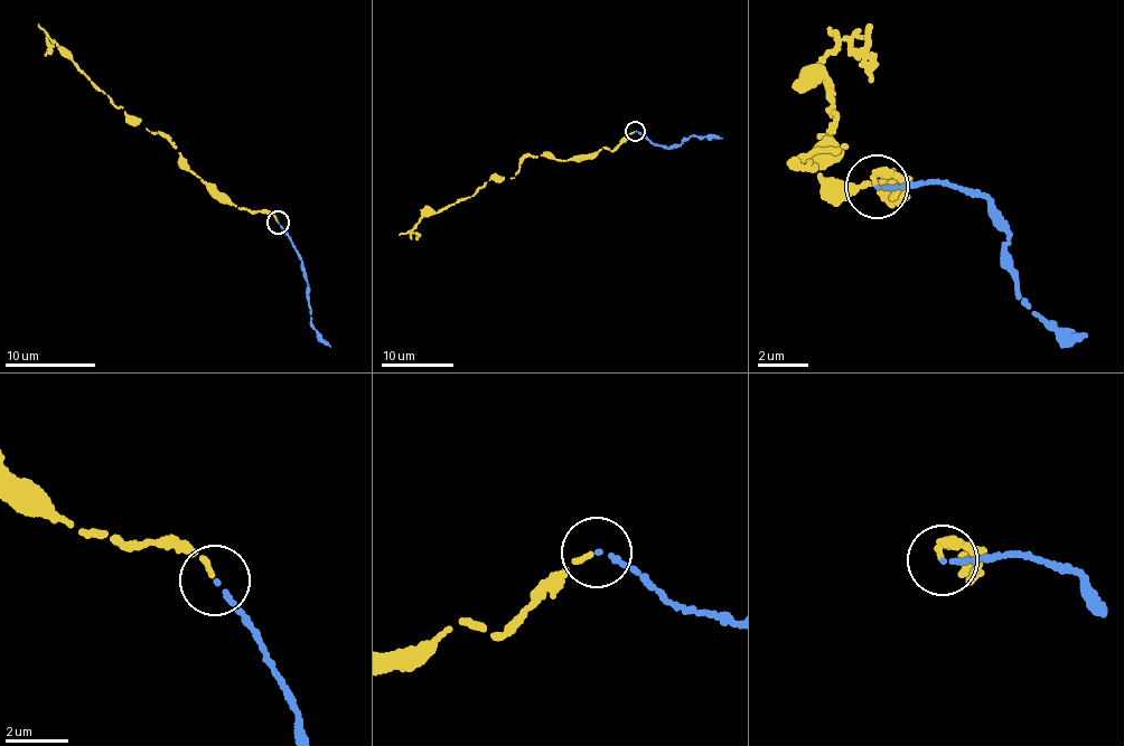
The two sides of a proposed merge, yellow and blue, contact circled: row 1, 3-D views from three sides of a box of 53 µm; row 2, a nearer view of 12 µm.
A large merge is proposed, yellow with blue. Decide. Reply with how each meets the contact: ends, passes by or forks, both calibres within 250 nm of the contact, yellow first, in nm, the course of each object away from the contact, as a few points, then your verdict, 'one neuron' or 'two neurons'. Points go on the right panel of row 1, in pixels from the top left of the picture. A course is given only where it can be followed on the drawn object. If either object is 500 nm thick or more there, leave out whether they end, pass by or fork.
yellow ends there; blue ends there; 140 nm thick on the yellow side, 140 nm on the other; yellow runs (877, 186), (906, 182), (895, 204), (795, 161), (846, 149), (820, 150), (839, 114), (816, 69), (869, 24); blue runs (877, 186), (934, 181), (985, 198), (1007, 235), (1014, 296), (1056, 329), (1086, 338); one neuron

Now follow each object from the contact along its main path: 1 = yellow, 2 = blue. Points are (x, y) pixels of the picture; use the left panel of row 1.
1: (277, 222), (221, 200), (186, 170), (168, 137), (130, 116), (49, 37), (50, 45), (54, 39)
2: (277, 222), (291, 238), (300, 261), (315, 329), (329, 347)

